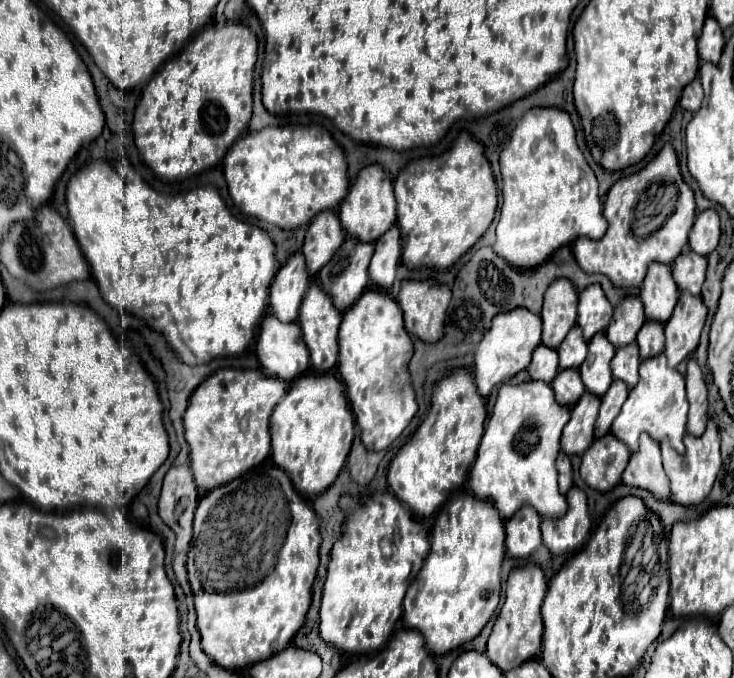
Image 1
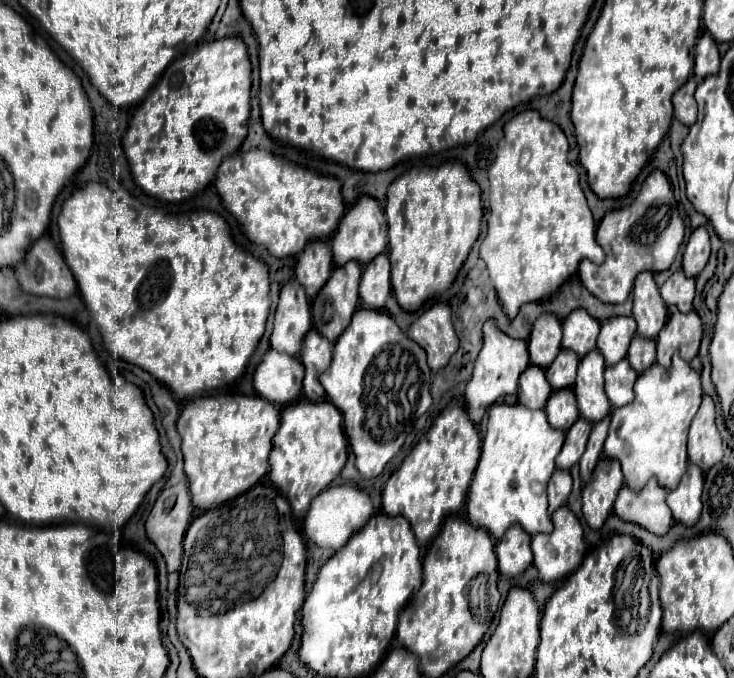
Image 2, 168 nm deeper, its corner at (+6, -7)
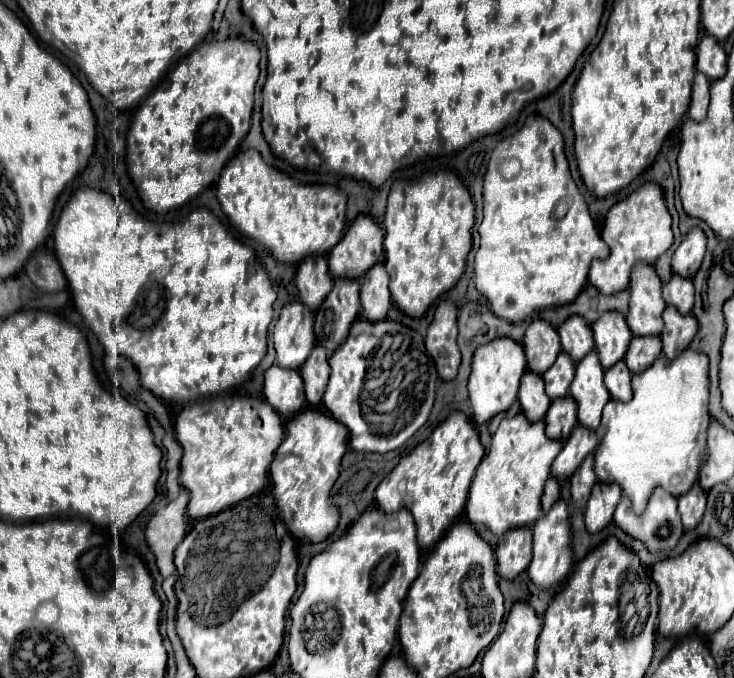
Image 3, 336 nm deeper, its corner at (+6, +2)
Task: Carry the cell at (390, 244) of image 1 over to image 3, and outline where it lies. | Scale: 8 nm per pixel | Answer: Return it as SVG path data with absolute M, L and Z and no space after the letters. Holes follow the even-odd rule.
M382 263L374 265L360 279L360 301L362 301L362 317L370 323L386 319L388 309L392 307L392 297L388 291L388 273Z

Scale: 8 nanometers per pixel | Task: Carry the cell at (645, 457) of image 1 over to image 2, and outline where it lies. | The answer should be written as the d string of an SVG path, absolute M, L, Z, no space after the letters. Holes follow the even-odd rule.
M648 480L648 484L636 492L622 486L614 504L614 512L628 522L636 522L646 530L662 536L674 522L670 508L664 502L666 488L660 488L658 480Z

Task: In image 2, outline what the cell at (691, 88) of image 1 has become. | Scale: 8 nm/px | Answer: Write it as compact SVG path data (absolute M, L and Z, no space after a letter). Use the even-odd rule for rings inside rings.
M692 76L676 94L674 94L674 118L678 118L682 124L692 126L696 122L696 102L694 102L694 90L696 90L696 78Z

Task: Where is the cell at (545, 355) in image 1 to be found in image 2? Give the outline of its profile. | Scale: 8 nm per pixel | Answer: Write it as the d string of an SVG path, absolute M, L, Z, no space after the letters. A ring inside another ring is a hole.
M530 364L520 374L520 390L518 390L520 404L524 404L530 410L538 410L538 408L544 408L550 394L552 394L552 386L548 384L544 370Z

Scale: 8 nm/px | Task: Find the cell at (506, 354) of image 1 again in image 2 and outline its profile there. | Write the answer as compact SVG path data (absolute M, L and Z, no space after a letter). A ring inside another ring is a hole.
M488 320L484 324L484 346L474 362L474 374L466 384L466 404L470 418L478 424L488 408L502 396L514 394L518 388L518 376L530 366L530 356L528 356L528 342L516 340L502 332L496 324L496 320Z

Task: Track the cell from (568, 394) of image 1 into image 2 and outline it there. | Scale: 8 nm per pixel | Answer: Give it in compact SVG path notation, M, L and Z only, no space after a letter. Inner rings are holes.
M562 388L560 392L552 392L546 404L546 414L548 422L552 428L570 428L574 420L578 418L578 406L576 406L576 396L570 388Z

